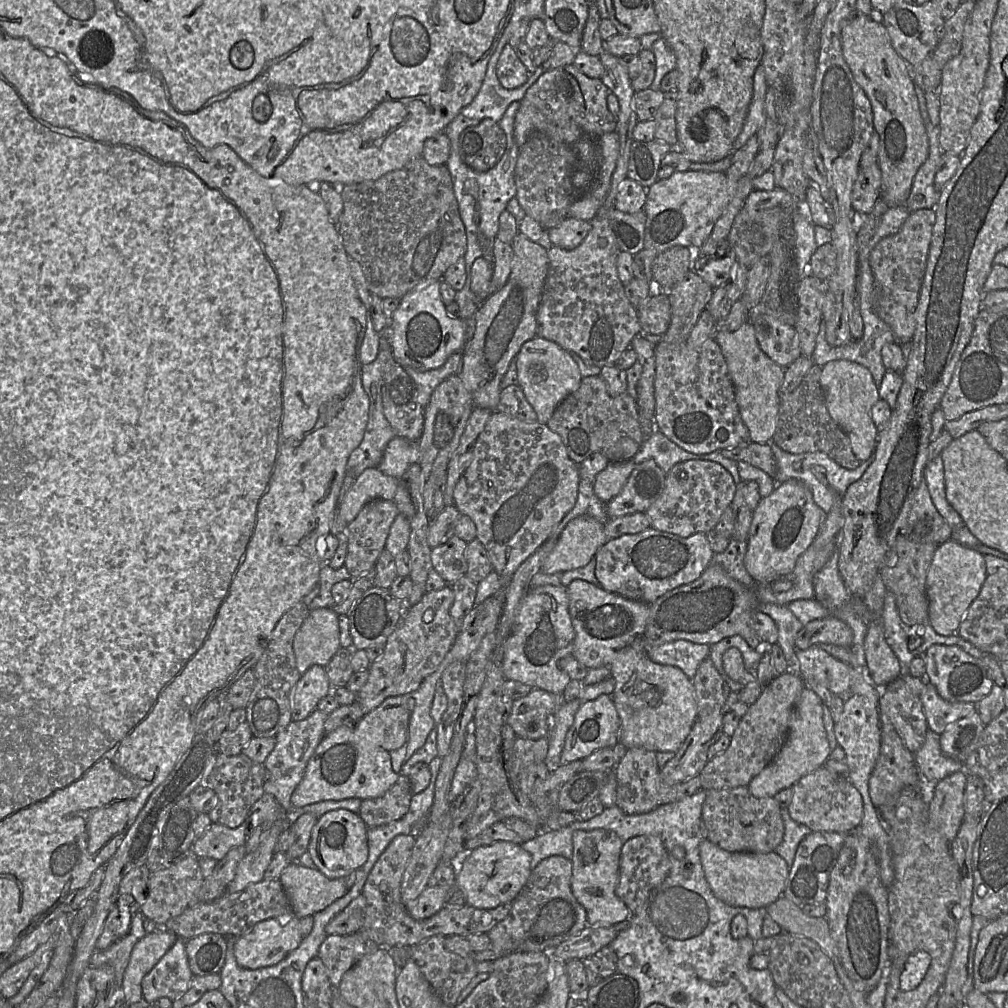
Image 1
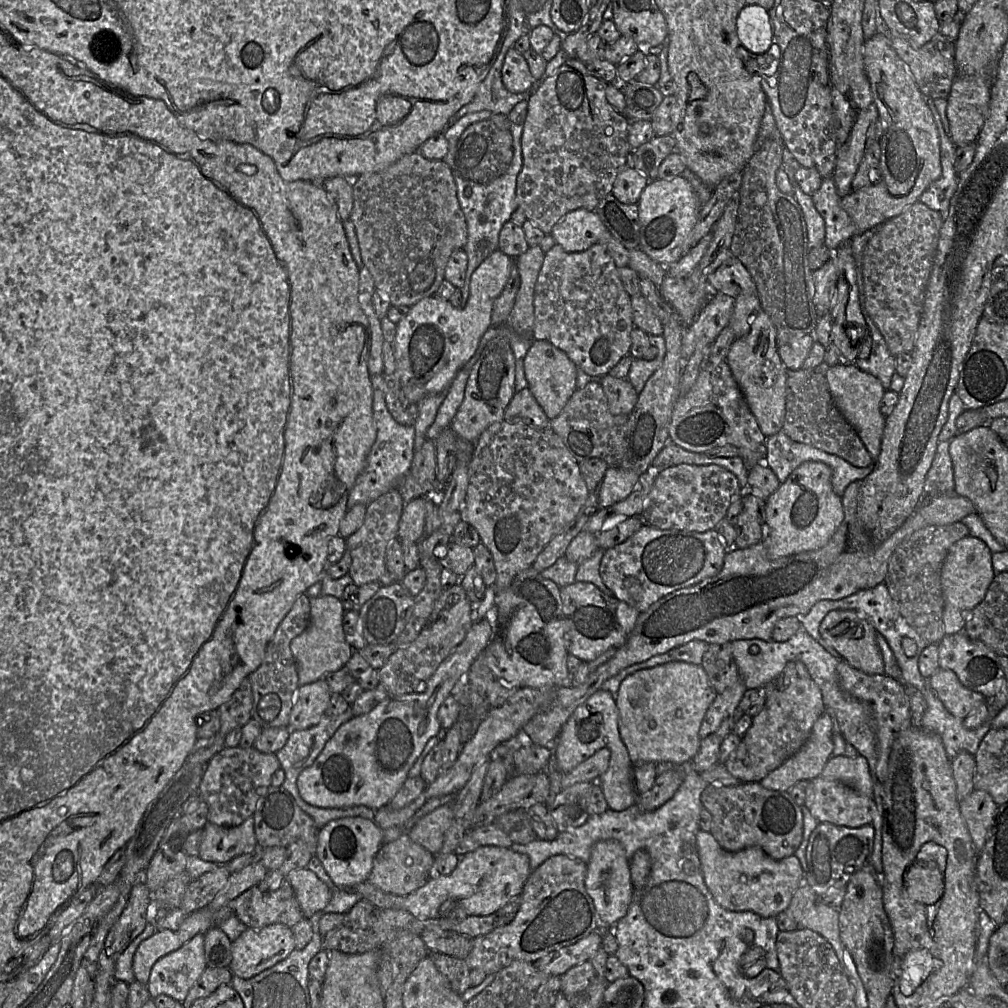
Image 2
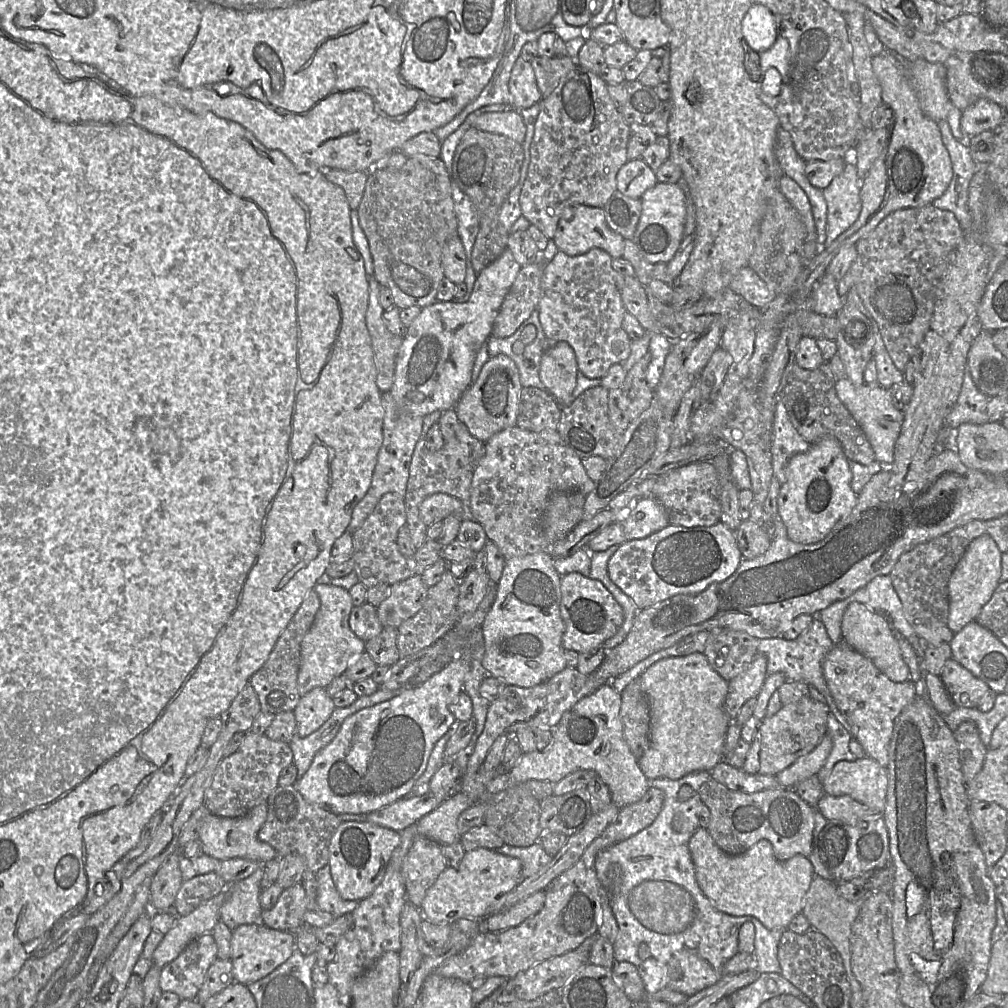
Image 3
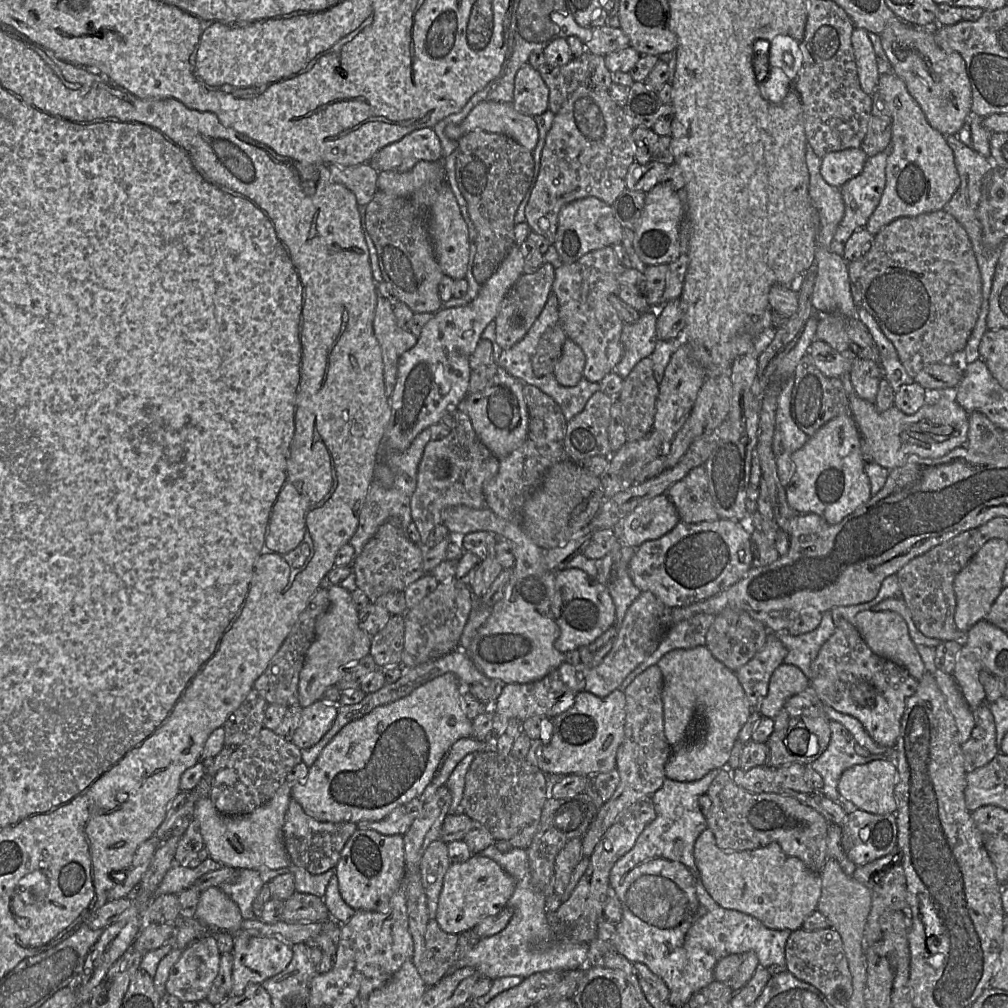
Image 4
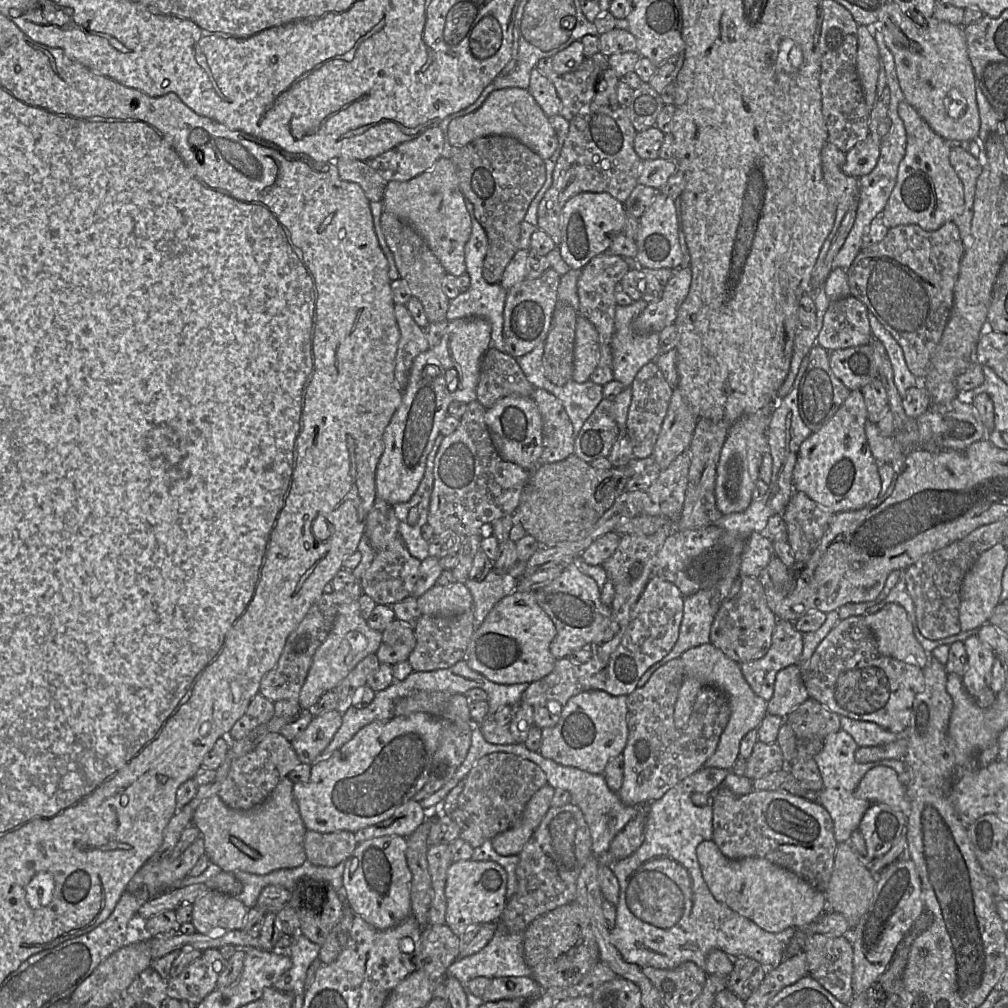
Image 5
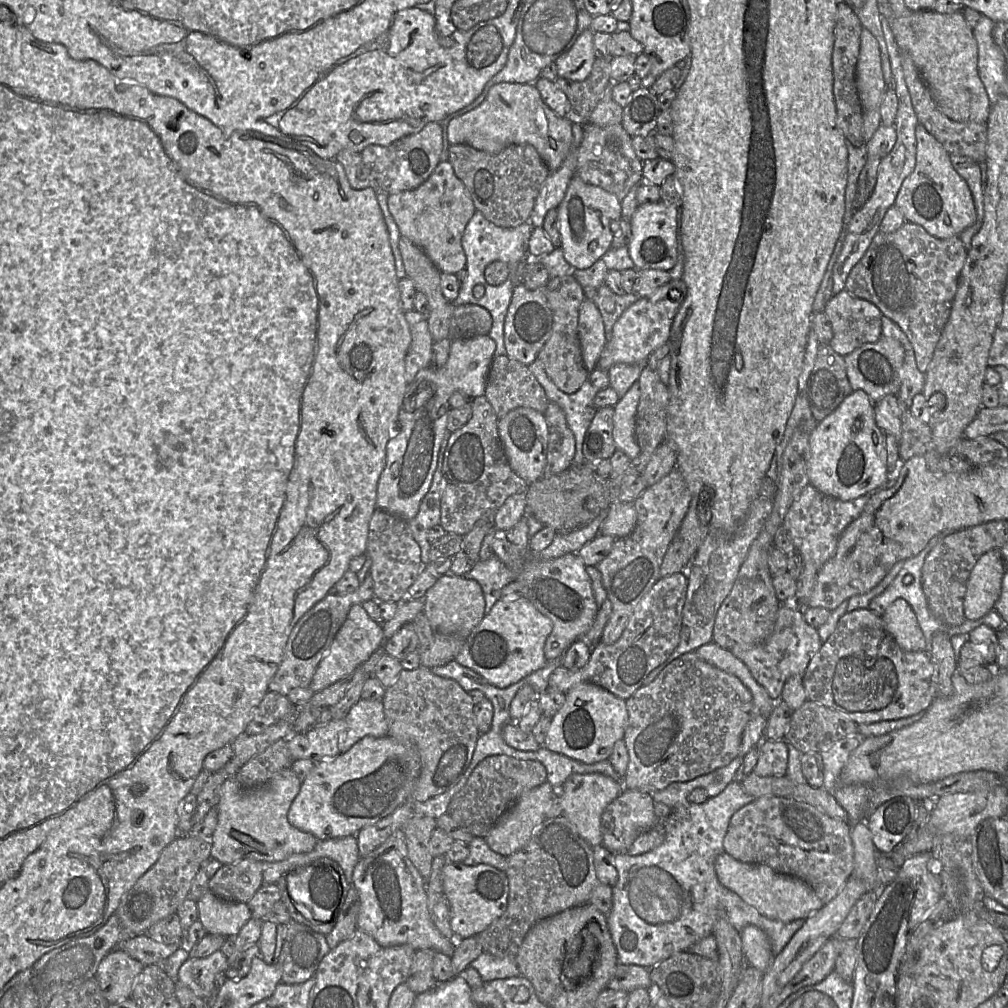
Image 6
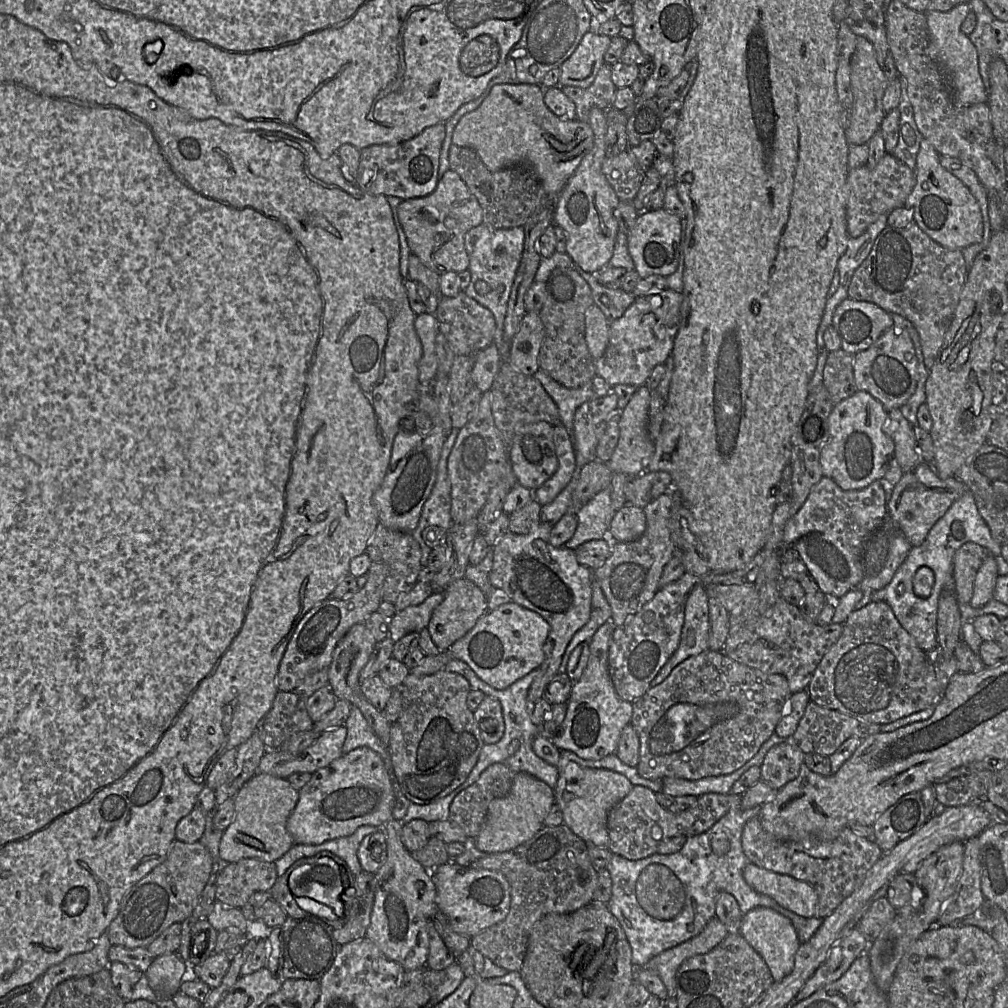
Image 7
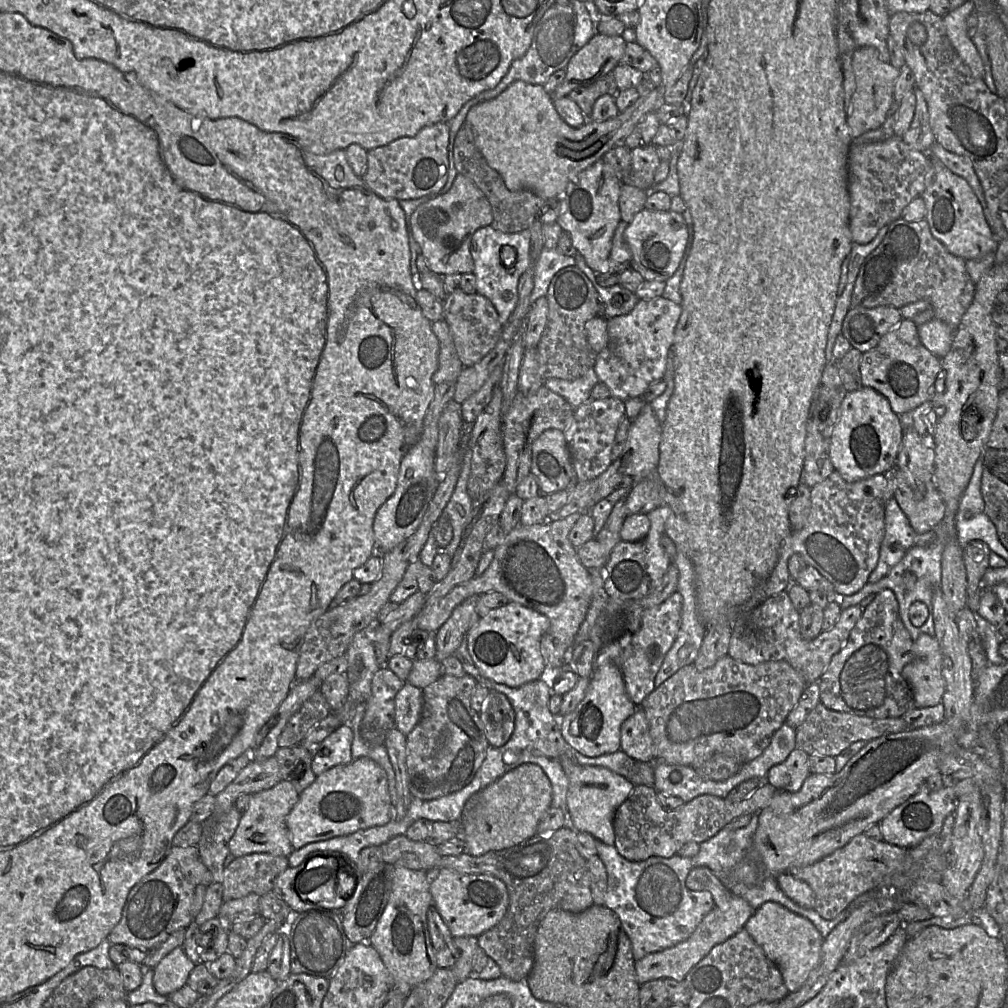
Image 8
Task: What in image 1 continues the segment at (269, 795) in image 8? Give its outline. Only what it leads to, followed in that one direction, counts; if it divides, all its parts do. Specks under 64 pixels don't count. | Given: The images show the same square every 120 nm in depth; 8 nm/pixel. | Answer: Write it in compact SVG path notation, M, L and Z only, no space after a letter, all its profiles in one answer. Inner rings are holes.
M212 822L207 830L194 841L191 850L199 858L212 858L219 861L230 849L245 846L246 840L244 822L236 828Z

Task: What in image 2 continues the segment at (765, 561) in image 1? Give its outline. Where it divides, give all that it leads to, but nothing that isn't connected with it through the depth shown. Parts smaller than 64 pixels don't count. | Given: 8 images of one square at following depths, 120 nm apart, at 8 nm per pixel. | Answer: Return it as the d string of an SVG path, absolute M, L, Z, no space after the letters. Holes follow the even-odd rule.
M806 461L800 464L781 483L777 490L765 500L765 535L763 542L767 557L771 560L784 556L813 551L823 547L833 536L844 519L844 510L841 496L837 495L831 483L832 469L823 462Z

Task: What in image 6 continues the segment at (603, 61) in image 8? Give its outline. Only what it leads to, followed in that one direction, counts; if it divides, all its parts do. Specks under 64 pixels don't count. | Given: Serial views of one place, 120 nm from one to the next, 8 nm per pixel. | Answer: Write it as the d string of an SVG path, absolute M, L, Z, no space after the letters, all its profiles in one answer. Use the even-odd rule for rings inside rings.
M592 29L585 30L572 48L555 61L559 77L583 81L589 76L596 60L593 36Z

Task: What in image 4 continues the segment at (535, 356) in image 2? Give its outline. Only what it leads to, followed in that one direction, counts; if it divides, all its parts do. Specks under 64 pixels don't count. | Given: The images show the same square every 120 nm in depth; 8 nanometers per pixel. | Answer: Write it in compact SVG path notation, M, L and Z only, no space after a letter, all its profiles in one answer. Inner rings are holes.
M567 339L552 374L561 386L575 387L583 378L585 362L586 357L580 346Z

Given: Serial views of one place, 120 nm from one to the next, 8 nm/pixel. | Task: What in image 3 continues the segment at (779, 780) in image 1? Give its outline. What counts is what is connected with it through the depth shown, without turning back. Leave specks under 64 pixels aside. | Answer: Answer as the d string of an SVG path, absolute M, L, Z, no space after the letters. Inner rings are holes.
M826 734L821 742L808 754L798 758L793 764L775 775L783 788L794 788L799 782L817 776L832 749L832 740Z

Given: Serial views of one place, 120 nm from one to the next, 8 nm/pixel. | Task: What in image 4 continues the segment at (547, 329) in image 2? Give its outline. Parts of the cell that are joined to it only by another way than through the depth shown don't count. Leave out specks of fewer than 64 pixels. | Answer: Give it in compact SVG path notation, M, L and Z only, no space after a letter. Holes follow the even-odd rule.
M604 247L582 256L573 263L555 268L552 294L558 301L559 321L567 339L583 350L586 362L583 378L599 383L613 372L623 356L621 342L623 322L609 298L618 295L619 279L625 269L618 261L613 247Z

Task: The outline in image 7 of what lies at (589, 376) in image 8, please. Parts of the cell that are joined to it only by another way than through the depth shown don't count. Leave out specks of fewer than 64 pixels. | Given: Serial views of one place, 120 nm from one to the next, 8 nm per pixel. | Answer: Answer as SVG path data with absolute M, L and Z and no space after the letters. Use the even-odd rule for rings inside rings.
M539 368L533 376L540 382L557 405L561 423L564 425L573 443L573 421L575 412L580 405L595 397L592 380L579 388L571 389L553 380L541 368Z

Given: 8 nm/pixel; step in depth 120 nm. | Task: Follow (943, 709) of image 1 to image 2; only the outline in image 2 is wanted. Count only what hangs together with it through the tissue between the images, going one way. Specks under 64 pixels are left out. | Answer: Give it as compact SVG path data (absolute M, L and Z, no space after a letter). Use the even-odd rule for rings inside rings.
M939 667L927 682L946 709L958 718L965 718L986 699L982 694L965 687L950 669Z

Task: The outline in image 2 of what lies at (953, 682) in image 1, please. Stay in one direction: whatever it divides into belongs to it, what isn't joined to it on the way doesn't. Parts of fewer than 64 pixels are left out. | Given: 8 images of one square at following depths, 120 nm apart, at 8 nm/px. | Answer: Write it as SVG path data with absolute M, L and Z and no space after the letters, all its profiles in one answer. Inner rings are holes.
M964 631L945 635L938 643L939 667L952 670L967 688L992 698L997 691L997 682L1004 676L999 656L978 640L972 640Z

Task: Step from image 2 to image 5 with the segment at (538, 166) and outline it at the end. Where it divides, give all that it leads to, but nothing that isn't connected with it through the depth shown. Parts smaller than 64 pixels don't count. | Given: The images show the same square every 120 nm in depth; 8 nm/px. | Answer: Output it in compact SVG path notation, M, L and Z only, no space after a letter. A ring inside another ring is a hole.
M591 102L583 107L569 121L569 131L561 147L559 157L552 174L552 185L543 196L538 207L537 228L544 231L558 247L561 243L560 219L562 209L571 197L582 193L608 193L624 203L638 185L641 160L634 150L634 138L638 132L628 116L627 107L611 108Z

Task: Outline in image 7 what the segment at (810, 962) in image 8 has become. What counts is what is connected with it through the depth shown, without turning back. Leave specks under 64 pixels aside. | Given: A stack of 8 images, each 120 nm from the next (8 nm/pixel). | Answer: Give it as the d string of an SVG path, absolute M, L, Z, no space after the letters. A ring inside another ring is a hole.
M757 907L742 916L740 933L764 959L775 982L781 981L791 973L794 968L795 954L801 942L790 919L771 908Z

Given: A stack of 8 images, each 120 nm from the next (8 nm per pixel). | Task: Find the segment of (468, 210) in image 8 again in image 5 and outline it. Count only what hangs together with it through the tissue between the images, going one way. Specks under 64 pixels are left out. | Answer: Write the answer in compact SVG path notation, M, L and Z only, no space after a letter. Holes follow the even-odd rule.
M440 158L431 168L408 181L390 181L383 195L385 211L409 224L437 257L446 274L459 277L466 273L465 244L472 224L451 159Z

